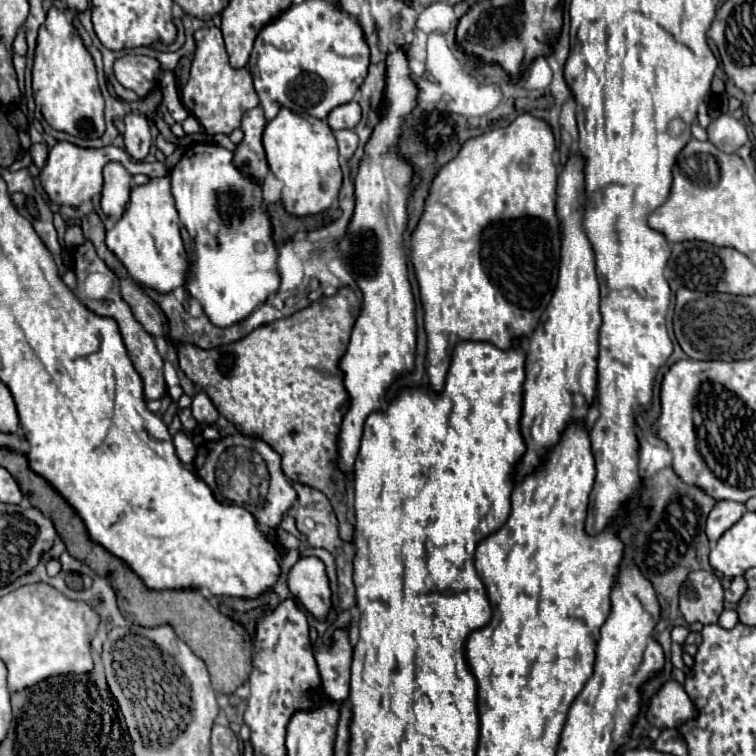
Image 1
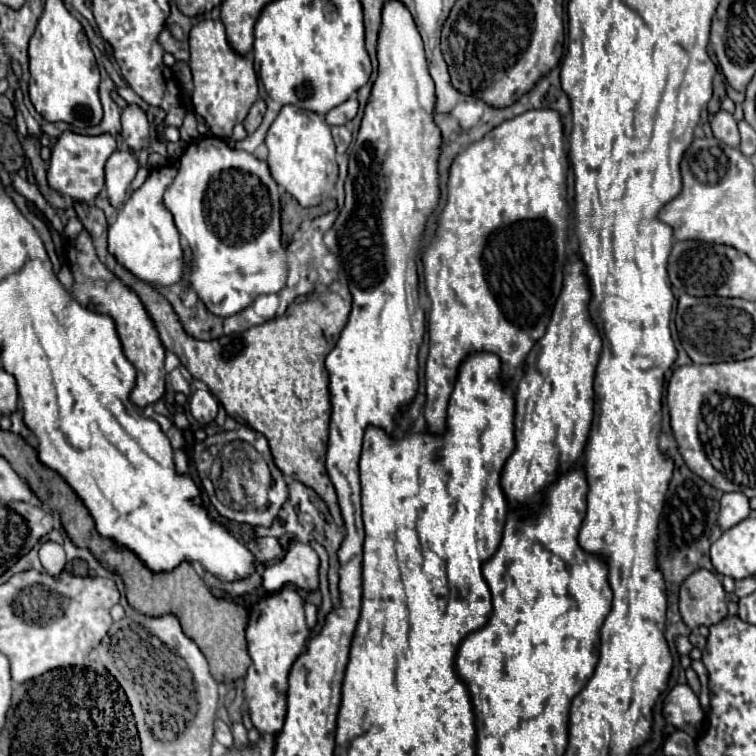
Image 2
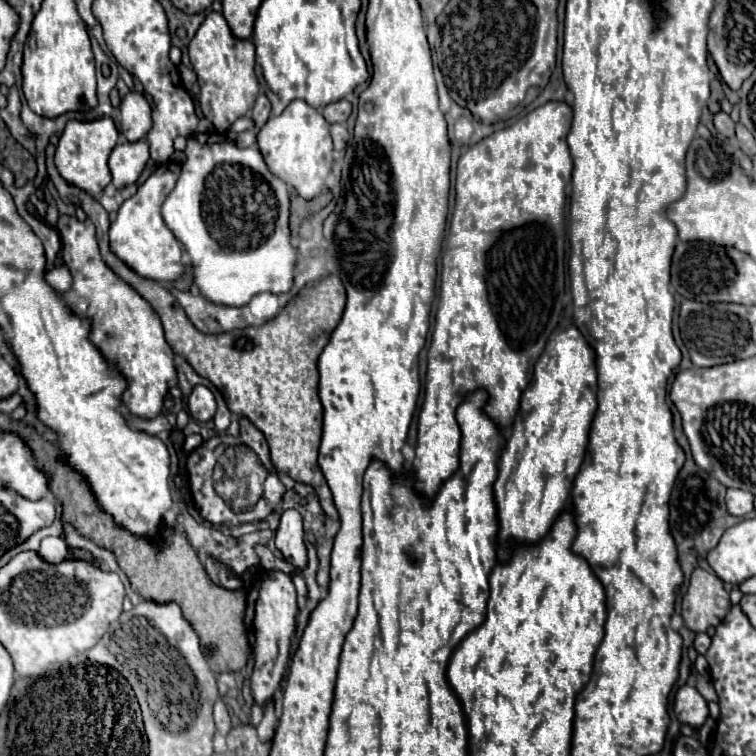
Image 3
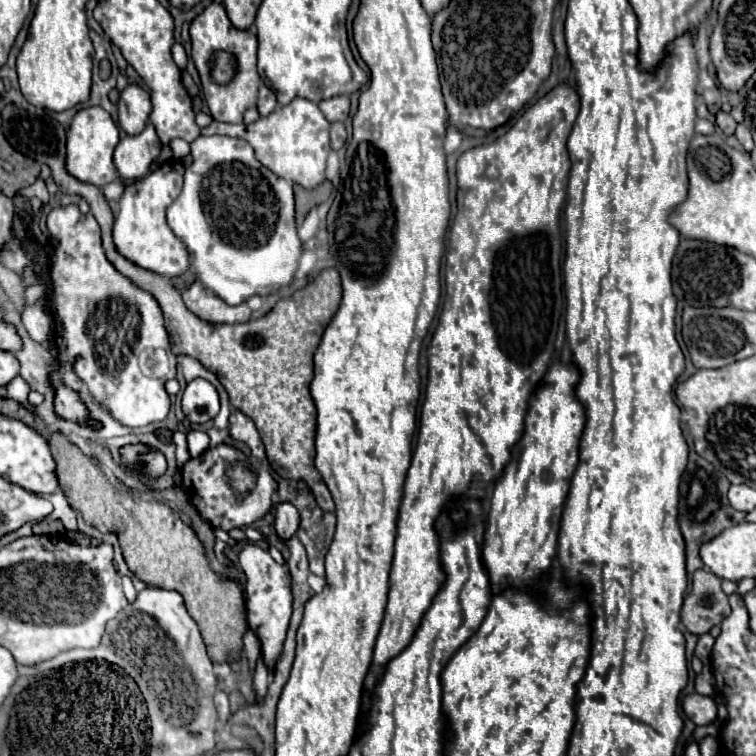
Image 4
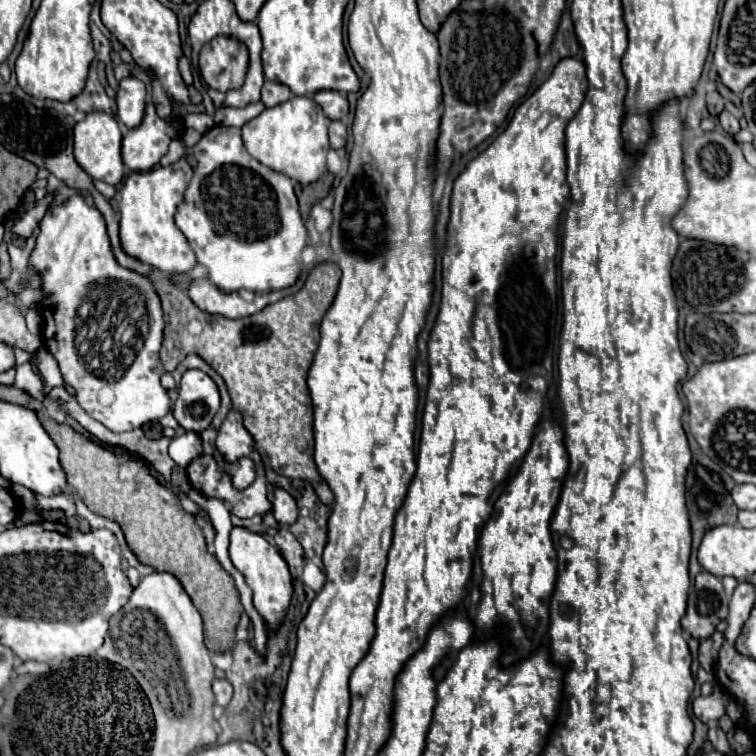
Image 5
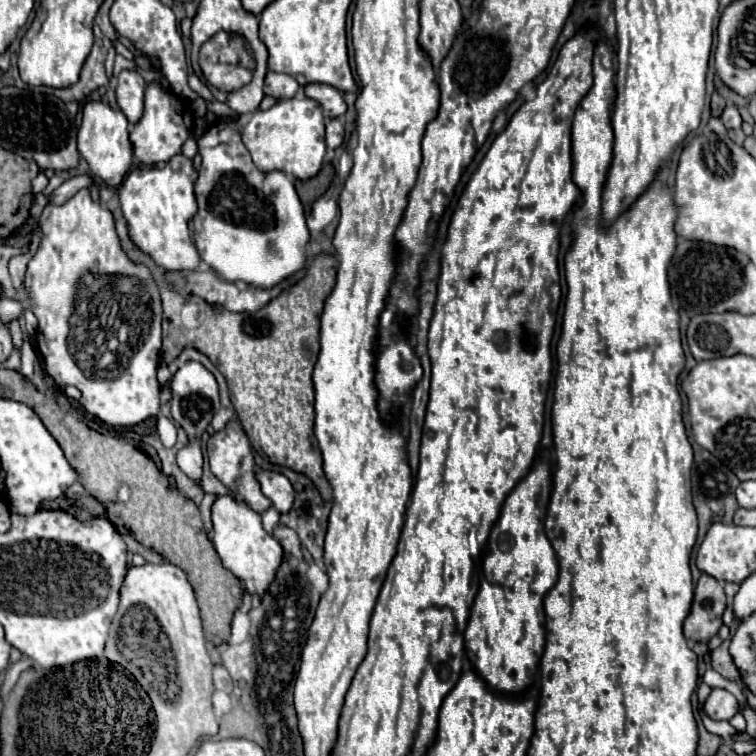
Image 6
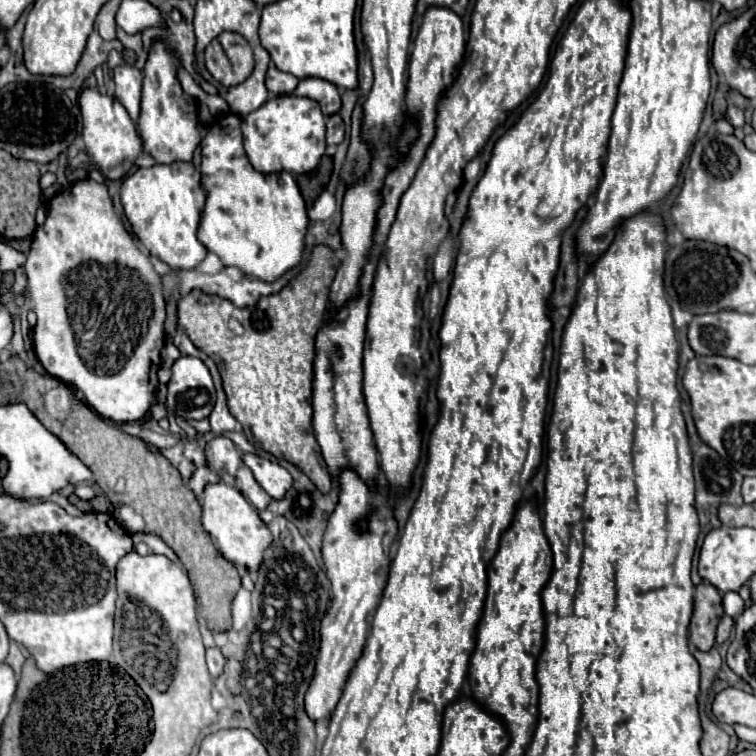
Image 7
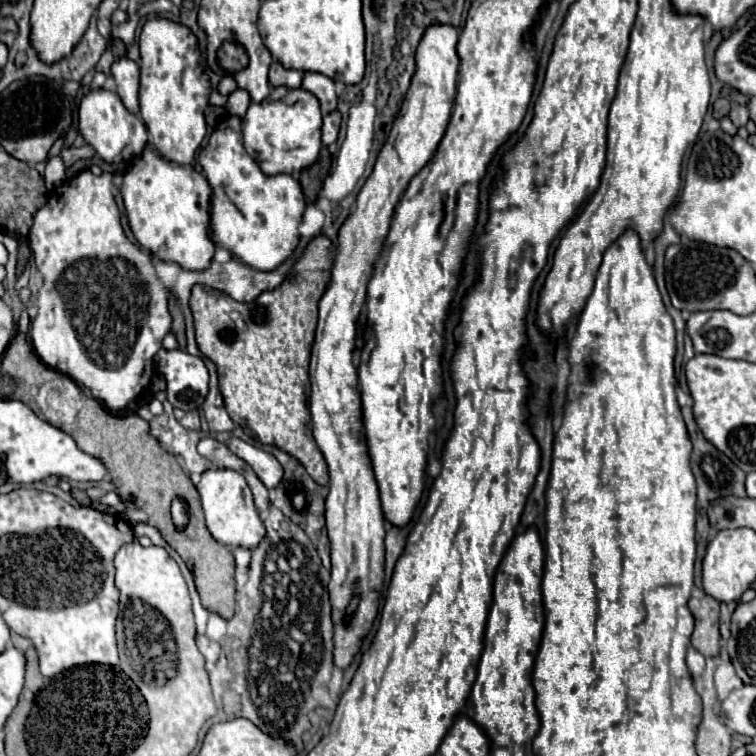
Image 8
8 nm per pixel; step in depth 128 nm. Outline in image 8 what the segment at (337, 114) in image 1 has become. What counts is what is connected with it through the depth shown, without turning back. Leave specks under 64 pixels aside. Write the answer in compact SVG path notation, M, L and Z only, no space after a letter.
M304 72L304 80L302 80L302 88L306 88L308 92L312 92L318 100L323 110L322 115L325 116L336 110L336 92L334 92L334 80L318 74L318 72Z

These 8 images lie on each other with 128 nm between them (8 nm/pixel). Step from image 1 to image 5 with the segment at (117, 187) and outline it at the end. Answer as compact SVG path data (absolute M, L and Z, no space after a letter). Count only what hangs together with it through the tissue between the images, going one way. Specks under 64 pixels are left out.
M148 100L142 124L128 130L122 140L122 160L126 168L132 172L144 172L154 168L168 152L170 142L180 134L182 122L160 118L156 112L156 104Z

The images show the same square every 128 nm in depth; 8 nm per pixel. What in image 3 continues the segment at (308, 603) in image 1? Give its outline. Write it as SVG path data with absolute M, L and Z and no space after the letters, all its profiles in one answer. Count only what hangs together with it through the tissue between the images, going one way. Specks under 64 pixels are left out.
M284 510L280 518L280 526L276 530L276 548L284 554L284 558L296 568L306 566L306 546L302 532L302 516L298 510Z

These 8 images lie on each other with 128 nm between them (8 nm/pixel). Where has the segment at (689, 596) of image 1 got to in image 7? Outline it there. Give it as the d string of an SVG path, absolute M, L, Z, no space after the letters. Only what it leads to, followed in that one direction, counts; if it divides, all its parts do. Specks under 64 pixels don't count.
M702 582L694 592L694 614L688 630L690 642L698 650L702 652L712 650L716 642L716 626L722 616L724 616L724 608L722 608L720 592L712 584Z

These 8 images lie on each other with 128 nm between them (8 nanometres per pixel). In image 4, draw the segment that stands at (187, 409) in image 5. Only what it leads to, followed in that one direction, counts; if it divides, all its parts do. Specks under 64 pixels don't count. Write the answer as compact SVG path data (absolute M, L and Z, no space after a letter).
M194 378L186 384L184 396L182 396L182 412L190 424L204 424L212 420L220 410L220 400L216 388L204 380Z

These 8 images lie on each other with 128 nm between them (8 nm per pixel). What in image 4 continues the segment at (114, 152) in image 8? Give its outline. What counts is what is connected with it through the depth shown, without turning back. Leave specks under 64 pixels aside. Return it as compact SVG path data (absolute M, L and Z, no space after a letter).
M98 106L94 108L84 108L80 110L68 130L68 142L66 142L66 150L68 150L68 158L66 158L66 168L72 176L76 176L82 182L94 184L94 186L104 186L110 184L118 178L118 170L112 162L112 154L114 148L118 144L118 128L112 122L110 114Z

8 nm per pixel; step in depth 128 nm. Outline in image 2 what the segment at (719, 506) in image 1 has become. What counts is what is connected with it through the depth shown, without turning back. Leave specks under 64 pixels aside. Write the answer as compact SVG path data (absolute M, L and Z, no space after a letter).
M728 492L720 500L720 514L718 524L722 530L728 530L748 518L750 514L750 500L742 492Z

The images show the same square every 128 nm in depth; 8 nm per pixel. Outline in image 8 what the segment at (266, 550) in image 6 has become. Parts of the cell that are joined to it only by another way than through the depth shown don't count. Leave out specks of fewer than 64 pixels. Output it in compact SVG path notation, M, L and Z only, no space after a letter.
M210 468L210 470L202 472L196 488L202 496L206 526L218 542L222 542L226 546L244 546L250 550L260 544L266 530L264 530L262 520L258 518L256 506L252 502L252 492L240 472L230 470L230 468Z

